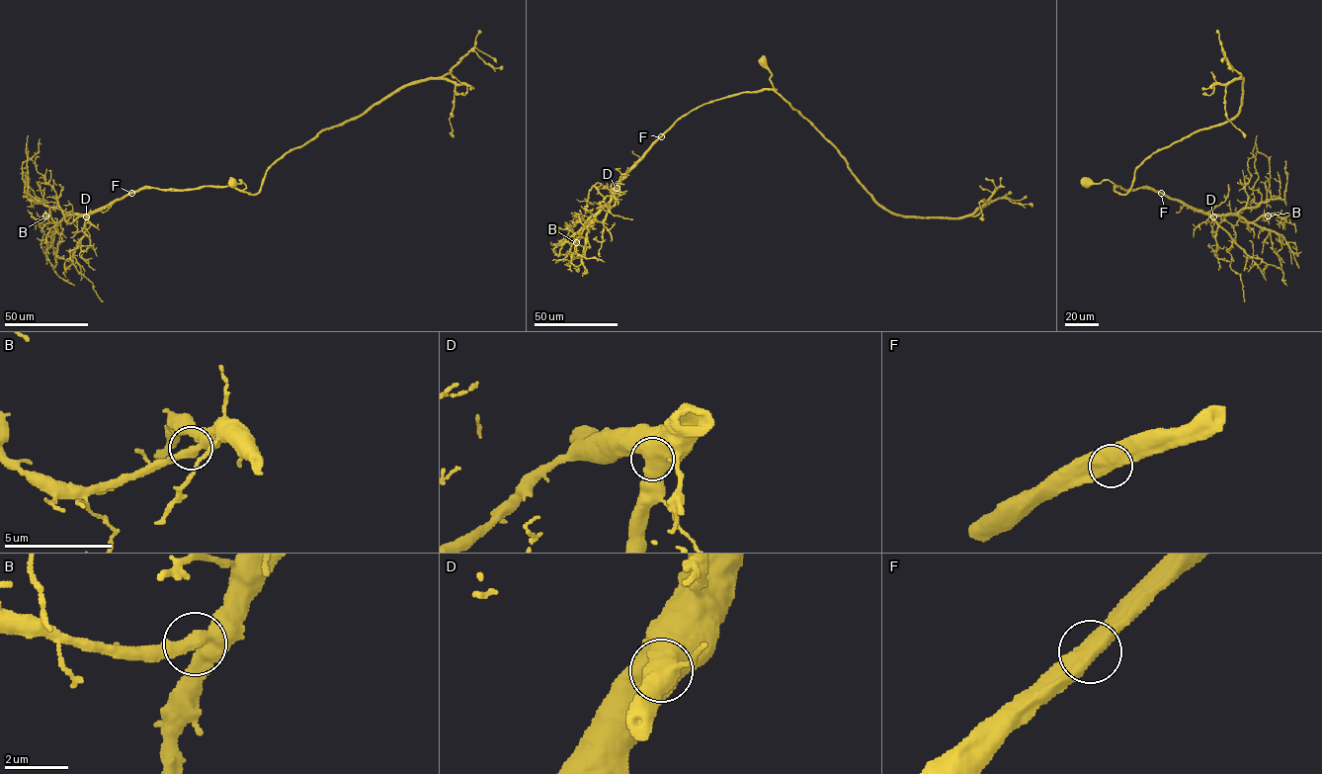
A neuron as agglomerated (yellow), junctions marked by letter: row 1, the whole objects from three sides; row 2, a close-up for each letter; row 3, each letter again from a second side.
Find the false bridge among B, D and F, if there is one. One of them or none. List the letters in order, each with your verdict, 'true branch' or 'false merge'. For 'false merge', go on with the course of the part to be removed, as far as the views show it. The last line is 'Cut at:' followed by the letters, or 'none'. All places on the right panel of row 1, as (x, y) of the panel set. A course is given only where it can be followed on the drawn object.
B: true branch
D: true branch
F: true branch
Cut at: none

